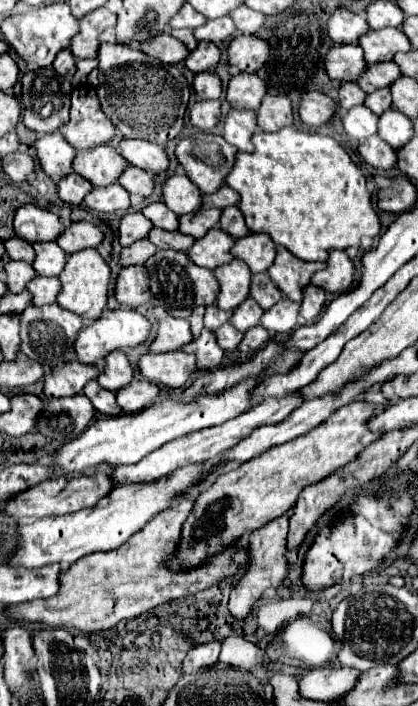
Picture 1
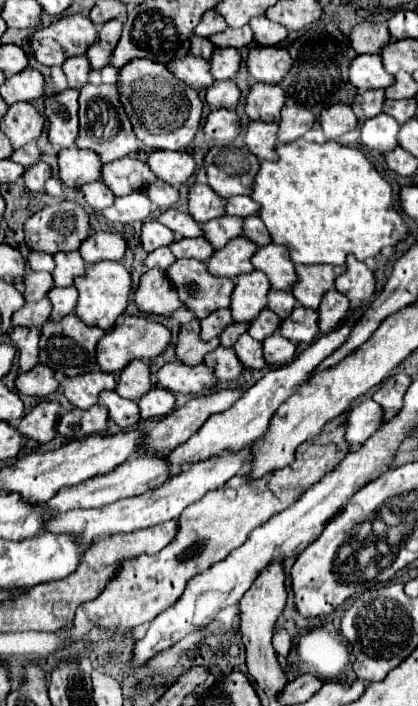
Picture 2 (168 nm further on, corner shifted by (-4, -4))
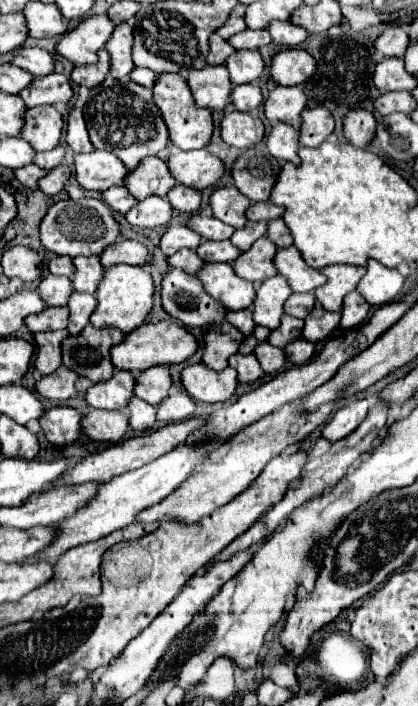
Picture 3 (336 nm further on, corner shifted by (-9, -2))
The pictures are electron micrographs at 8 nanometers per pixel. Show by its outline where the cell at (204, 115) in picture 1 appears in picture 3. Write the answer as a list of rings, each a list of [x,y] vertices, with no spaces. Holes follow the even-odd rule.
[[[227,111],[221,121],[221,137],[231,147],[249,149],[265,137],[265,125],[253,113]]]

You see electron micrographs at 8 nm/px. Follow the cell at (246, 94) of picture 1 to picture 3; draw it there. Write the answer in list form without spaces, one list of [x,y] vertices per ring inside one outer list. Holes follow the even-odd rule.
[[[277,87],[269,93],[265,101],[265,115],[271,123],[281,121],[293,129],[301,127],[301,113],[305,109],[307,97],[299,87]]]

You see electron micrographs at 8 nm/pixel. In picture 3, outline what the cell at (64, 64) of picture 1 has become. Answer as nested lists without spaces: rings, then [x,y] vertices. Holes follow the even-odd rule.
[[[101,49],[99,51],[99,63],[95,65],[81,65],[81,67],[75,67],[73,73],[71,73],[71,79],[77,83],[77,85],[85,85],[89,89],[97,87],[109,73],[109,53],[107,49]]]

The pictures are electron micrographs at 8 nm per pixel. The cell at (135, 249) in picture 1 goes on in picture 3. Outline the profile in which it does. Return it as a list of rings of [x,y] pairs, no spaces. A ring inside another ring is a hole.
[[[181,249],[179,253],[171,255],[167,261],[171,267],[179,267],[189,275],[197,275],[205,265],[205,261],[195,251],[189,251],[189,249]]]

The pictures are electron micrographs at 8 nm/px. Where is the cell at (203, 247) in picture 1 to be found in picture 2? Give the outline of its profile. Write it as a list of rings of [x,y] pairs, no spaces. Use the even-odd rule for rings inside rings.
[[[246,237],[232,239],[226,247],[212,253],[212,257],[206,261],[206,267],[210,275],[214,277],[228,277],[234,279],[242,273],[250,273],[254,267],[250,263],[250,255],[254,255],[258,247],[250,243]]]

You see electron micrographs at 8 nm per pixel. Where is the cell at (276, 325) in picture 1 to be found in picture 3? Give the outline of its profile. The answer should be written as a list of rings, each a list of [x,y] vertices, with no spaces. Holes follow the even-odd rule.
[[[317,305],[315,313],[311,313],[311,317],[305,319],[303,337],[311,343],[321,343],[335,333],[335,329],[339,327],[339,321],[341,321],[341,313],[331,313]]]

